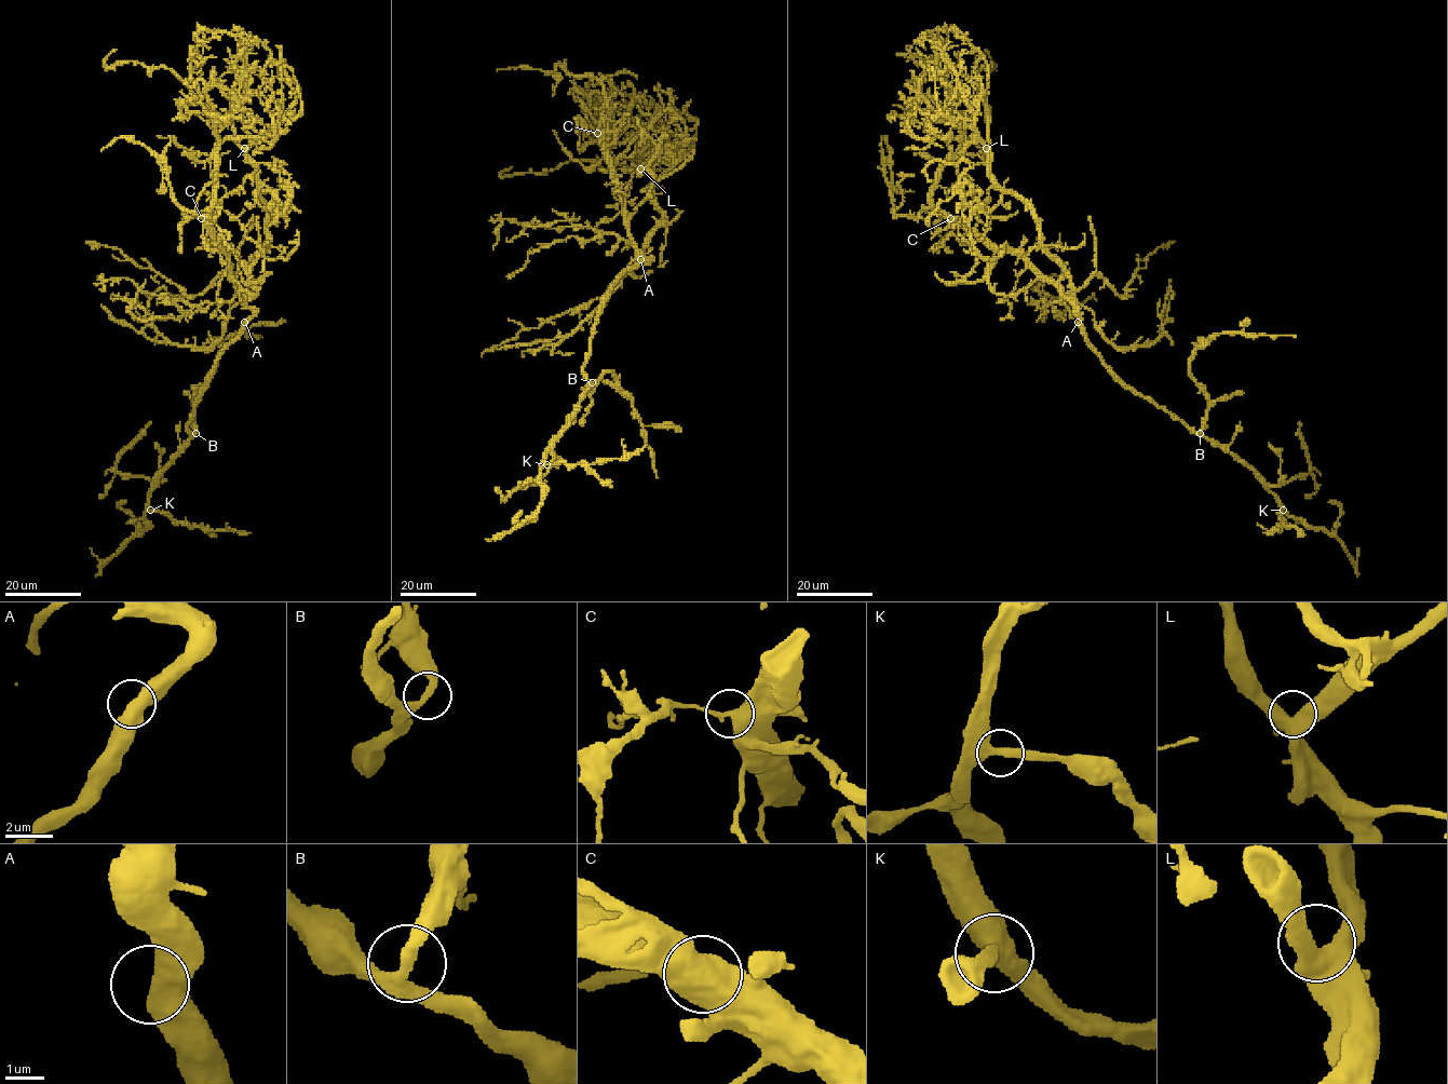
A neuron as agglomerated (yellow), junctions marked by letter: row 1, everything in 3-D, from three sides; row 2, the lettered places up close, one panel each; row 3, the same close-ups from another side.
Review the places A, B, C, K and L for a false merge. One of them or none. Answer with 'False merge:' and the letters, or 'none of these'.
False merge: none of these

